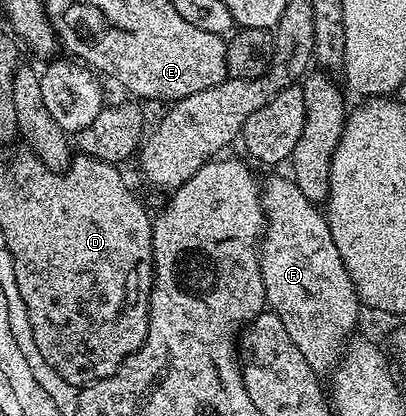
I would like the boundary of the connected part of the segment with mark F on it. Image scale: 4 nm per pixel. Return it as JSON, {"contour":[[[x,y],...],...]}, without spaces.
{"contour":[[[290,178],[273,180],[262,192],[261,202],[265,208],[267,244],[264,247],[262,244],[258,253],[266,306],[283,318],[283,327],[289,337],[293,337],[293,345],[301,349],[301,357],[309,361],[316,375],[326,376],[336,366],[345,347],[343,341],[359,319],[359,294],[355,292],[355,286],[341,261],[341,255],[337,253],[337,245],[331,236],[326,214],[320,208],[319,211],[315,208],[318,206],[307,199],[305,193],[301,193],[295,182]]]}

